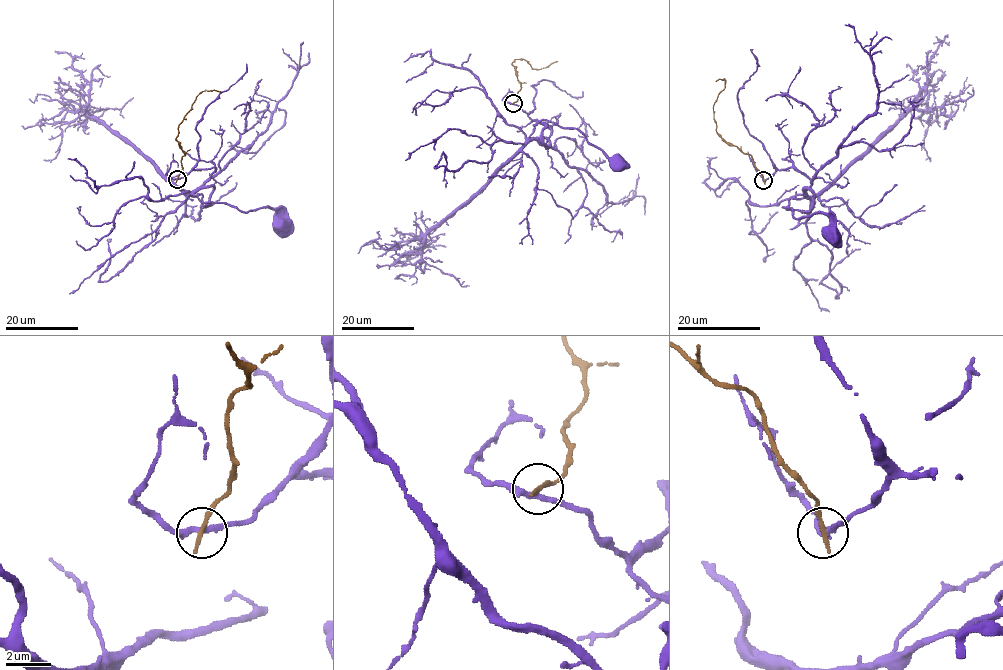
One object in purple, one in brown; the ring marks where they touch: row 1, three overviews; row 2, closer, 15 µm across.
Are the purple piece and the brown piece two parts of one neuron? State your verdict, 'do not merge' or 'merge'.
do not merge

